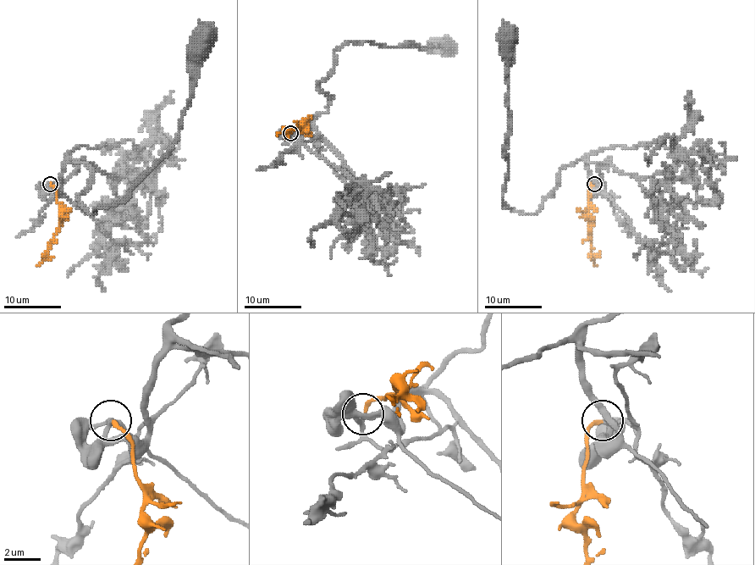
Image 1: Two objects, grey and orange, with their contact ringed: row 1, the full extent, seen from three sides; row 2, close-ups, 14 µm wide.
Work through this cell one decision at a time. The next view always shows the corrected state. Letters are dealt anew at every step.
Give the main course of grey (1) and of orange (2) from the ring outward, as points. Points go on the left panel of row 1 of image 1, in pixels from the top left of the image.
1: (50, 183), (61, 187), (70, 159), (91, 170), (79, 197), (92, 214), (129, 196), (177, 137), (204, 35)
2: (50, 183), (56, 191), (60, 218), (58, 230), (47, 249), (47, 255), (35, 266)

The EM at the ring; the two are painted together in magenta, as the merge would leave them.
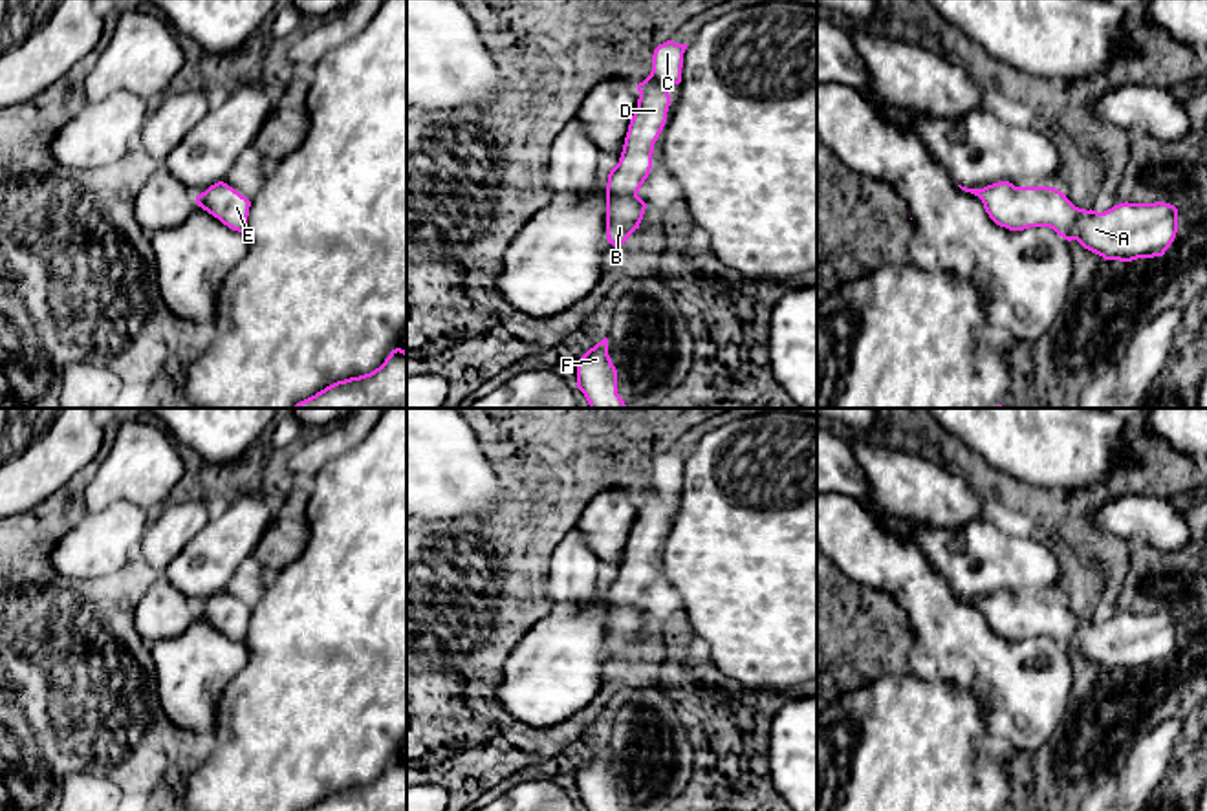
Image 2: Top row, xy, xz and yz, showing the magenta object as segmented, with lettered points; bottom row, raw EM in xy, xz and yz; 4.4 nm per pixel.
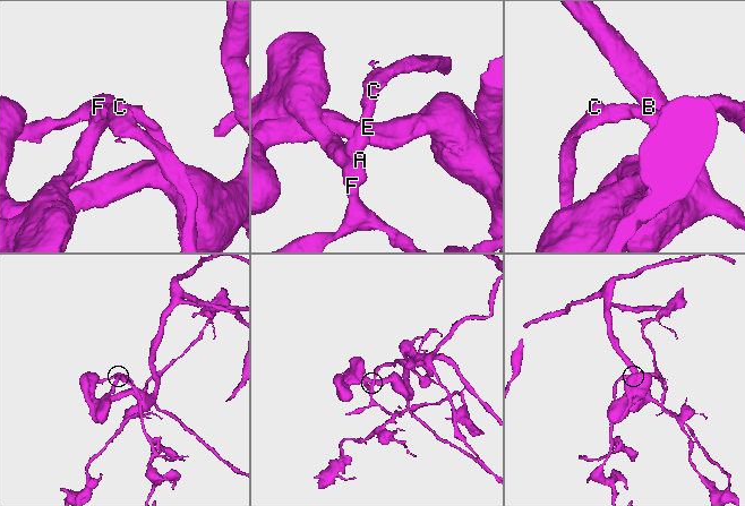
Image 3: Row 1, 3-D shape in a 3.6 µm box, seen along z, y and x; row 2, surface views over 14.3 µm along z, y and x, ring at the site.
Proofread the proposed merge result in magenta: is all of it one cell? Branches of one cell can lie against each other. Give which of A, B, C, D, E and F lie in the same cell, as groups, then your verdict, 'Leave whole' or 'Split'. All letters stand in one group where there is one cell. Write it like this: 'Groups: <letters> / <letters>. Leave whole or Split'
Groups: A B C D E F. Leave whole

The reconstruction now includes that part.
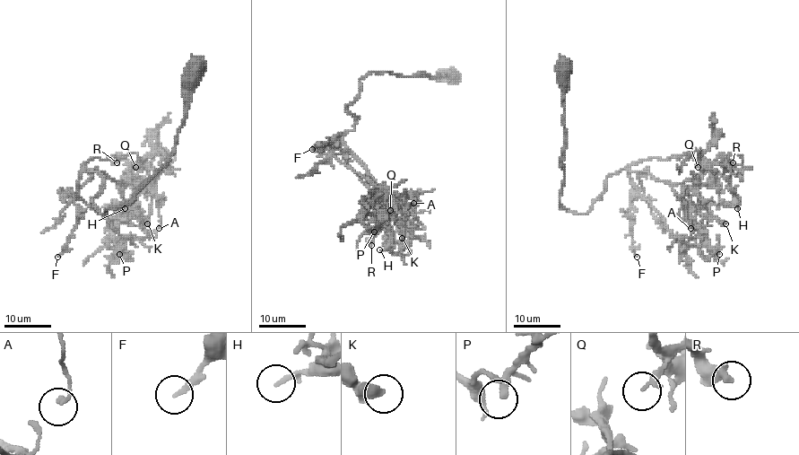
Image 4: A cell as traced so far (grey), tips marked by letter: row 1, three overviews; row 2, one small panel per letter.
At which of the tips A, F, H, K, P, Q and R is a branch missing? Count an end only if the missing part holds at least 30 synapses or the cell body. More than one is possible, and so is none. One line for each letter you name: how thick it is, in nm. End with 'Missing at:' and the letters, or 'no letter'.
Missing at: no letter

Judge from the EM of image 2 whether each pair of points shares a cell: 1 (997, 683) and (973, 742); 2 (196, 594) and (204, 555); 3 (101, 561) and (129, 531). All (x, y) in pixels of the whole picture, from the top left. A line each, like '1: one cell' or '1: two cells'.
1: two cells
2: one cell
3: one cell

